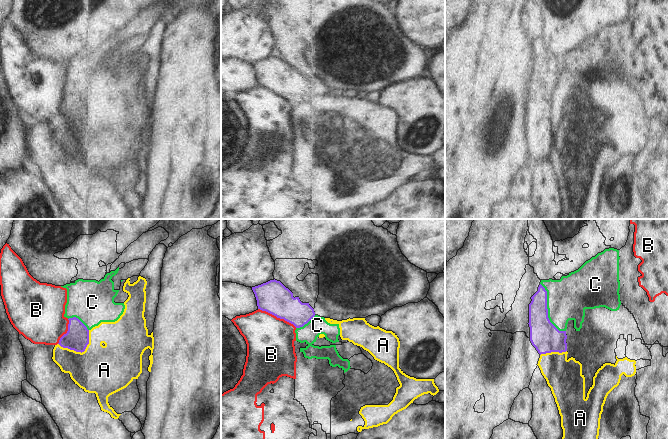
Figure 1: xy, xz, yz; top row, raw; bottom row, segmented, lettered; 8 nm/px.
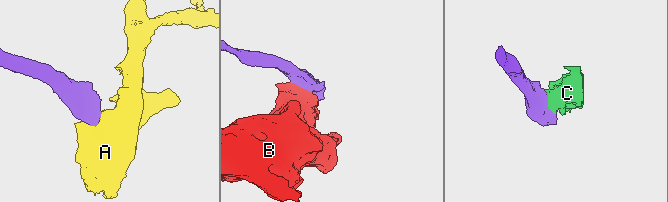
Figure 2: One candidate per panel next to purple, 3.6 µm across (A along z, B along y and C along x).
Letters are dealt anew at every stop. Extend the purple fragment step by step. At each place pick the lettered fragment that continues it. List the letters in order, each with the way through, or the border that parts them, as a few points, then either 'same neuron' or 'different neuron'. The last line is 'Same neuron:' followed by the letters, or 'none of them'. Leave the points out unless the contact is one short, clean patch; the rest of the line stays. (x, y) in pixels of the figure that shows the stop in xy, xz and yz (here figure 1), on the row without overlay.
A: along xy (89, 106), (89, 119), (81, 128), (63, 124), (58, 119) | different neuron
B: different neuron
C: along yz (540, 59), (546, 67), (548, 95), (559, 106), (565, 107) | different neuron
Same neuron: none of them

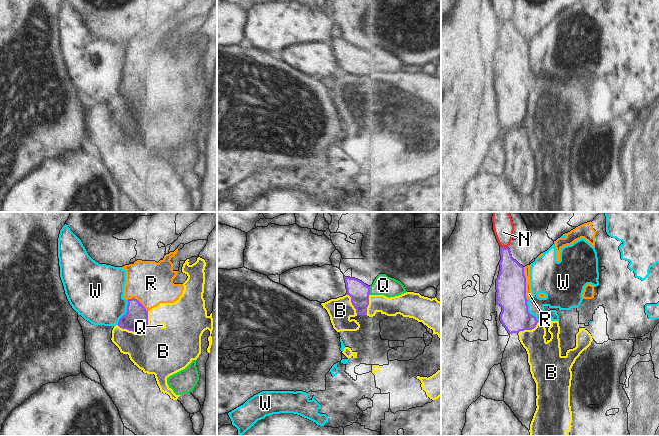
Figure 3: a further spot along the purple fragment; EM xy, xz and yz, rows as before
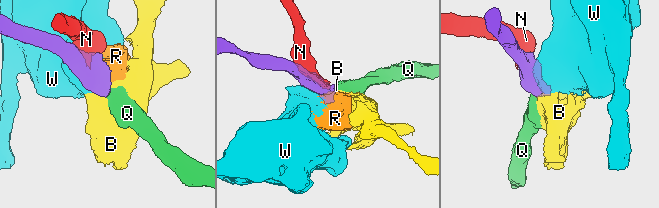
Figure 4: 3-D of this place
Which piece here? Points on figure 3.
B: along xy (148, 87), (148, 100), (140, 109), (122, 105), (117, 100) | different neuron
N: different neuron
Q: across xz (359, 68), (369, 66), (383, 61) | same neuron
R: along yz (523, 43), (525, 73), (527, 76) | different neuron
W: different neuron
Same neuron: Q

